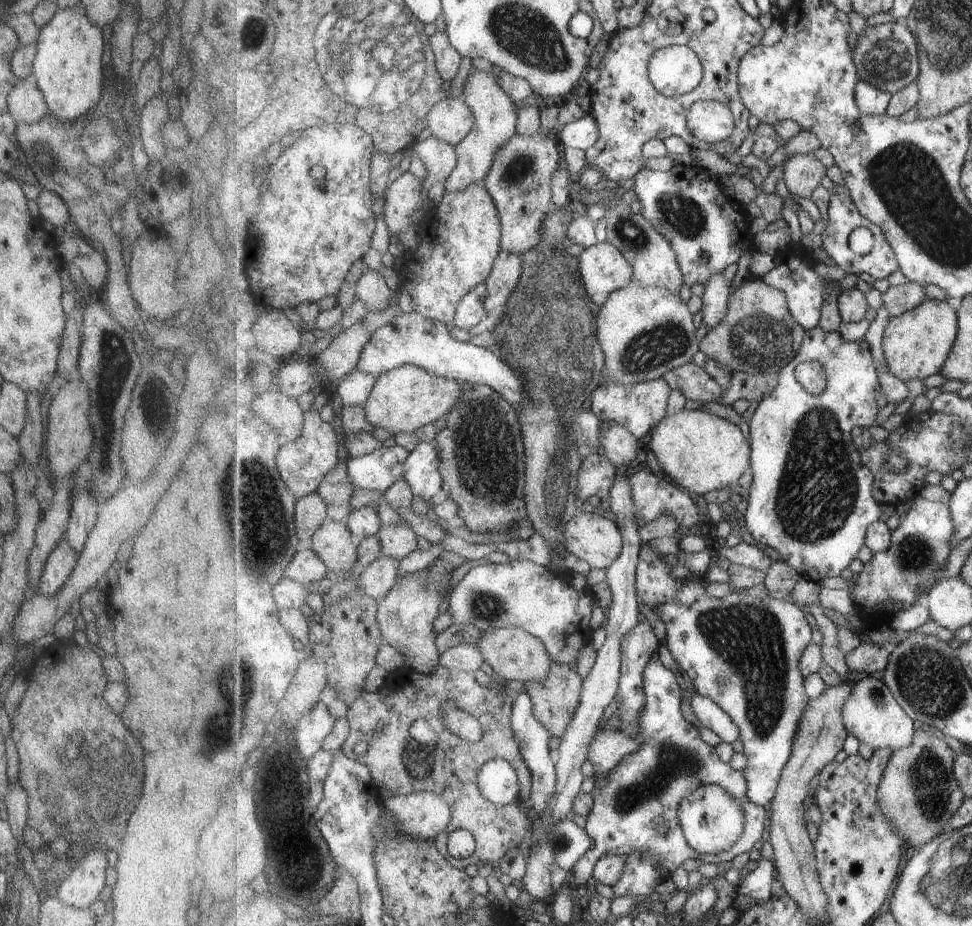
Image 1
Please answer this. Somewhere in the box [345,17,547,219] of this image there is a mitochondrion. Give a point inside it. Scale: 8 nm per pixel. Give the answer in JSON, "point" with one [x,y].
{"point":[520,164]}

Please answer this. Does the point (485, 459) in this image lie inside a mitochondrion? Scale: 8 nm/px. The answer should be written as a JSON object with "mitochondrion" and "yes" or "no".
{"mitochondrion":"yes"}

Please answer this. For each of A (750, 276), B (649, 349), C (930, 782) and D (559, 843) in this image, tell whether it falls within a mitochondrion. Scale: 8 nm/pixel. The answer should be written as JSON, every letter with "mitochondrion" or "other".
{"A":"other","B":"mitochondrion","C":"mitochondrion","D":"mitochondrion"}

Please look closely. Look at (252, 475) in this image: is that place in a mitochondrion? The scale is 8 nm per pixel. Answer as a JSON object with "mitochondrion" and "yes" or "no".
{"mitochondrion":"yes"}

